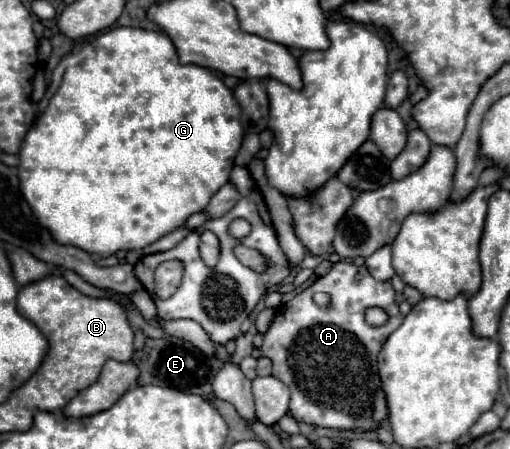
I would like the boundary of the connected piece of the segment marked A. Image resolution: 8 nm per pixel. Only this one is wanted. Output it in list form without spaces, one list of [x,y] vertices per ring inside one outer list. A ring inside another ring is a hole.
[[[338,261],[326,275],[314,279],[292,301],[276,309],[276,317],[264,335],[260,351],[274,365],[272,375],[292,391],[290,415],[296,421],[366,433],[378,429],[378,425],[388,419],[376,357],[388,335],[402,323],[394,297],[396,291],[390,281],[376,281],[366,267]],[[318,291],[330,295],[326,309],[312,301],[312,293]],[[370,307],[384,309],[388,321],[380,327],[368,325],[366,309]]]

